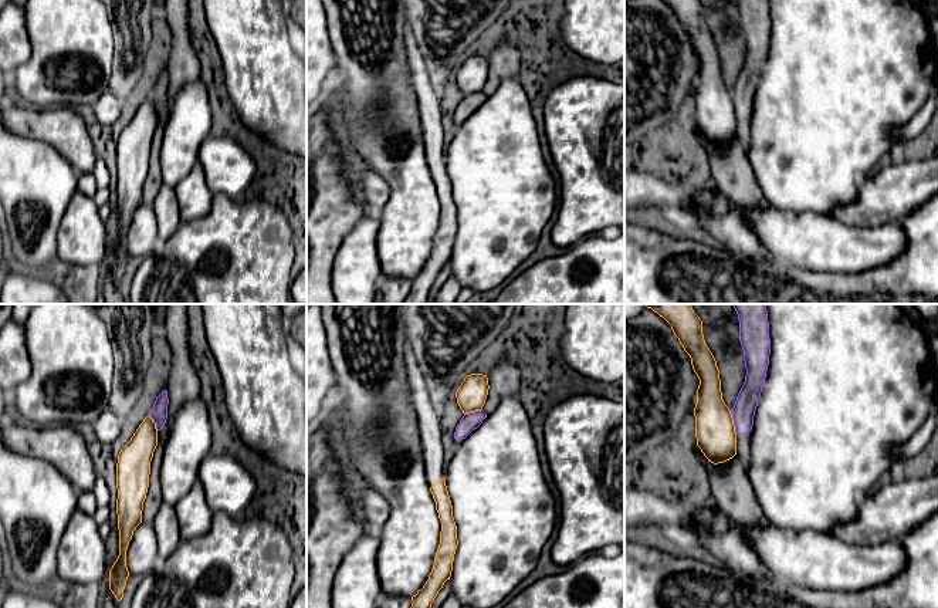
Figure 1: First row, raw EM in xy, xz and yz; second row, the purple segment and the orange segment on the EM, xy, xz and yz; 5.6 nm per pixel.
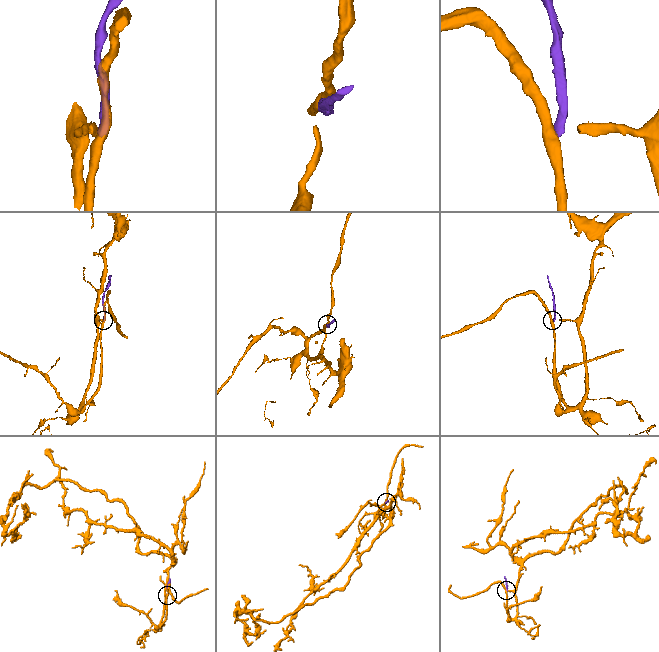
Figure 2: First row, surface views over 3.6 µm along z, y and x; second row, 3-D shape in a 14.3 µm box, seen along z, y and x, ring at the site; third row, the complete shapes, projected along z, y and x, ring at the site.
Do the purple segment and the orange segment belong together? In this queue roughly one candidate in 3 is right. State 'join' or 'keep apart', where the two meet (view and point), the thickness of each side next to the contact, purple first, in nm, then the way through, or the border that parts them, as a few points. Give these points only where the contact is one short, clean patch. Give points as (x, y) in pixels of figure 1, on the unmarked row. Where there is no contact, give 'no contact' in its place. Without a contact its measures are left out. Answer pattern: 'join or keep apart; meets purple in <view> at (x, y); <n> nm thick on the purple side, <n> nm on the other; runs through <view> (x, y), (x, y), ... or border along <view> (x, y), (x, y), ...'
keep apart; meets purple in yz at (734, 104); 130 nm thick on the purple side, 220 nm on the other; border along yz (730, 93), (737, 115)

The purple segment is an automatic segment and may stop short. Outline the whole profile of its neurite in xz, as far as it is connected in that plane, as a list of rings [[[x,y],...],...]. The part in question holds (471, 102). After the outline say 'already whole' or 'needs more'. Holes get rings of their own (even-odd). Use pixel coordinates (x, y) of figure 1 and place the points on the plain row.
[[[482,91],[465,95],[456,109],[454,121],[458,124],[465,121],[474,111],[477,111],[482,105],[485,99],[487,95]]]; already whole

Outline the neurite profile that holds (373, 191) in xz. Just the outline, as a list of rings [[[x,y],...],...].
[[[358,161],[353,163],[352,173],[362,203],[382,210],[390,195],[387,182],[362,166]]]

